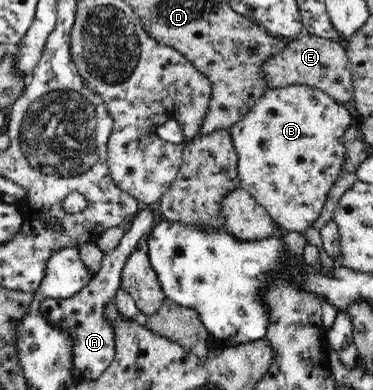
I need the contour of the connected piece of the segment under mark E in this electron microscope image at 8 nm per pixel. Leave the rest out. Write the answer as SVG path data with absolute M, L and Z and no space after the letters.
M303 33L294 43L287 44L285 49L263 60L262 78L269 90L289 85L306 85L320 89L337 104L350 105L354 92L351 64L346 47L338 41L318 37L313 33Z

